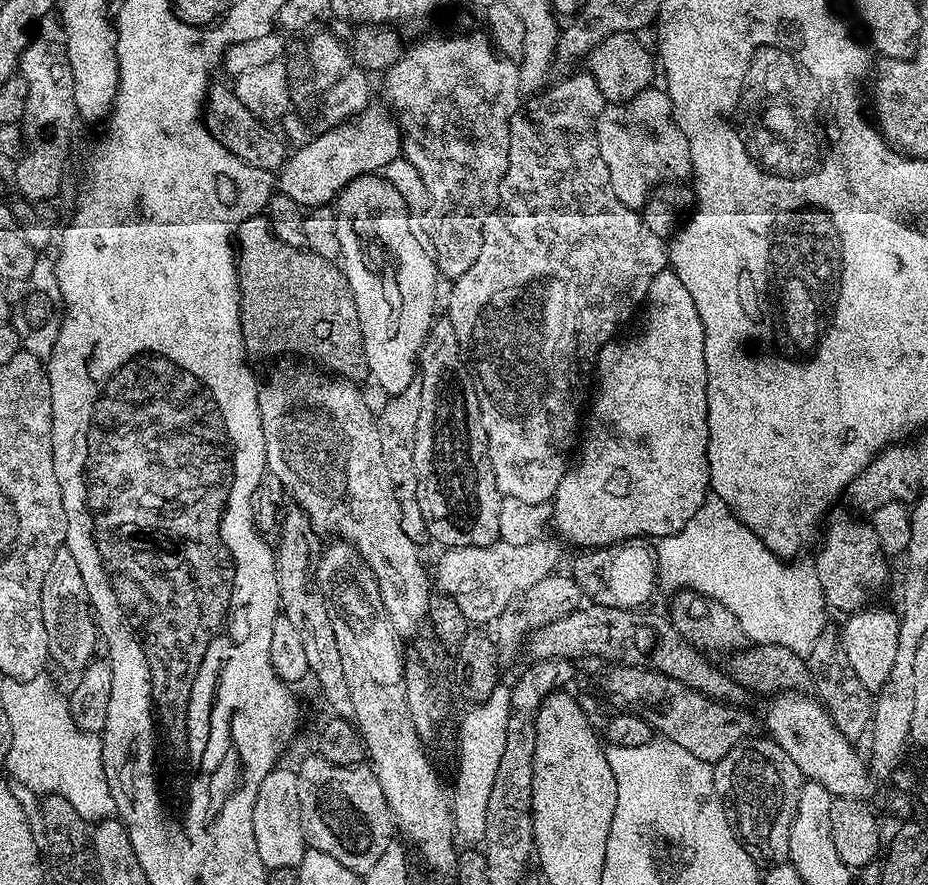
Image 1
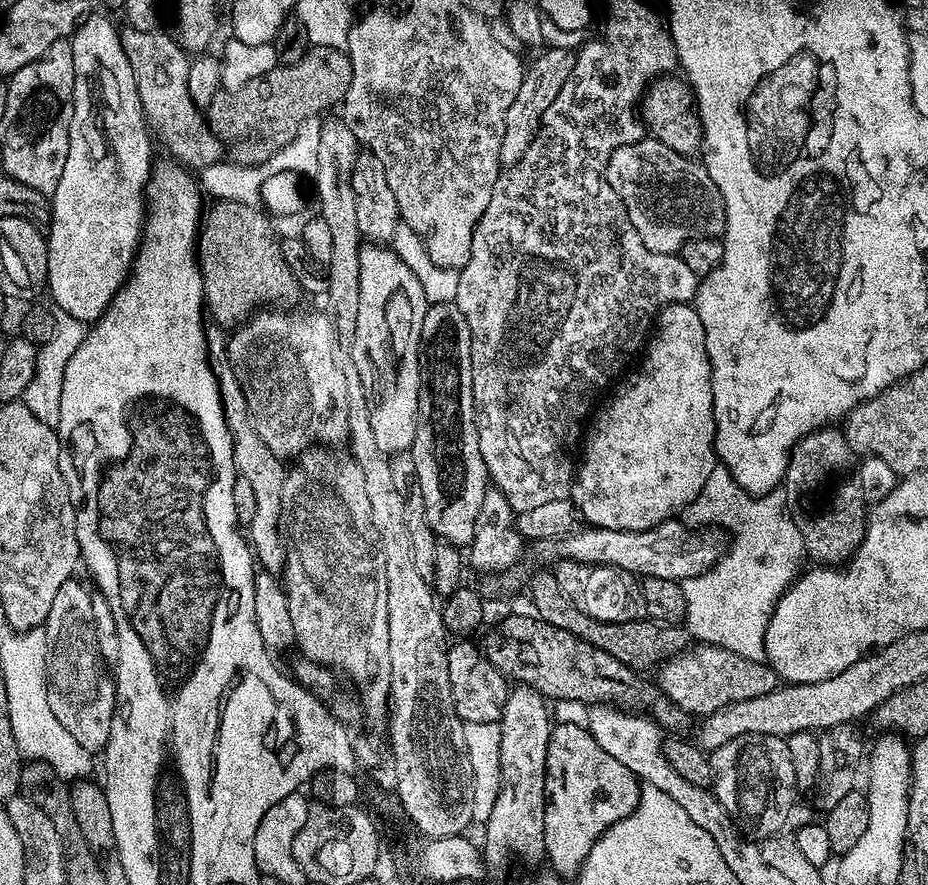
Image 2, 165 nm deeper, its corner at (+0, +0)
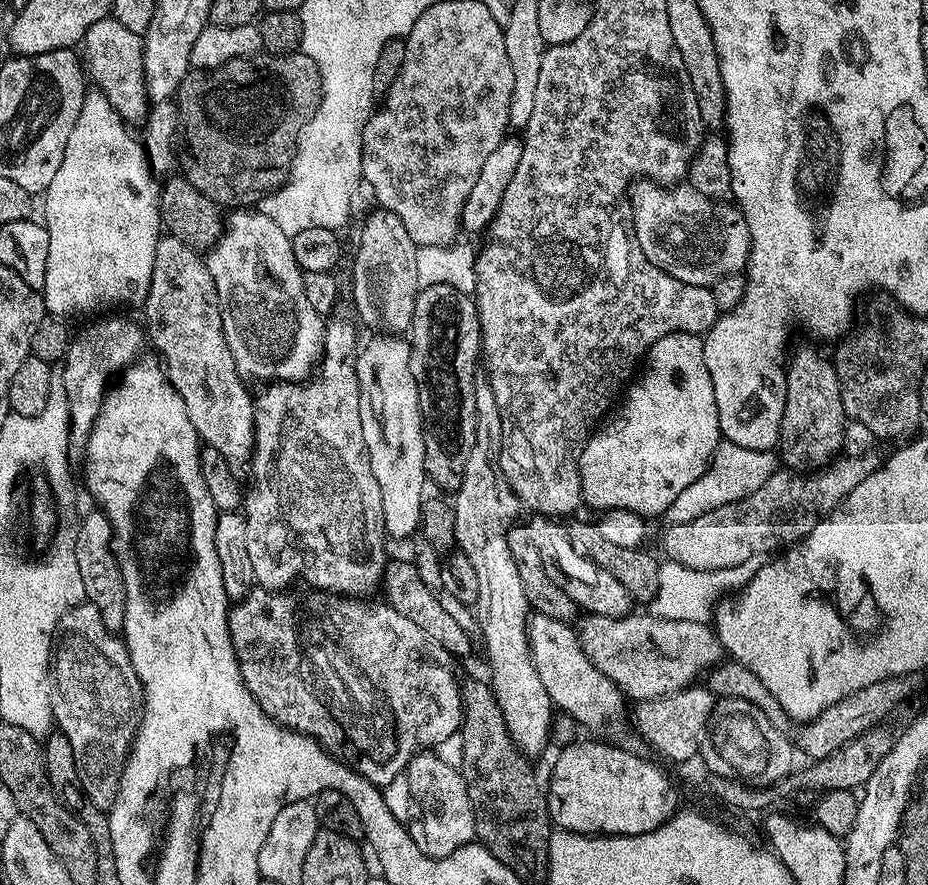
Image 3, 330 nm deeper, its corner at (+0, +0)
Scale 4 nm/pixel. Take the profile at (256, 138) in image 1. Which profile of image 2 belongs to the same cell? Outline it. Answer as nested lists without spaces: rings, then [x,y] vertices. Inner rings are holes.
[[[125,27],[120,33],[122,50],[126,50],[126,58],[130,58],[130,66],[134,70],[145,123],[153,135],[158,140],[160,138],[175,161],[189,169],[199,170],[223,159],[223,144],[213,134],[201,107],[190,96],[189,55],[169,31],[161,30],[144,31]]]

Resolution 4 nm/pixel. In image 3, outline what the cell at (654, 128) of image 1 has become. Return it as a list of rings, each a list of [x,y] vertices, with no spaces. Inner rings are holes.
[[[648,178],[637,179],[630,188],[630,227],[642,254],[646,254],[646,258],[654,262],[658,270],[690,286],[706,288],[717,284],[724,276],[743,273],[748,263],[748,251],[752,243],[739,207],[706,198],[704,194],[698,194],[698,190],[694,190],[687,182],[665,186]]]

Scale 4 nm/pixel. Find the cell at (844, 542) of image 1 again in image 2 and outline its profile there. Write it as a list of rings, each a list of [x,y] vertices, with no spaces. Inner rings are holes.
[[[839,427],[818,428],[806,434],[788,454],[788,468],[784,472],[782,487],[786,494],[788,513],[796,527],[796,535],[804,544],[809,561],[820,566],[843,566],[852,559],[864,537],[866,527],[866,501],[856,481],[857,461],[852,447],[846,442]]]

